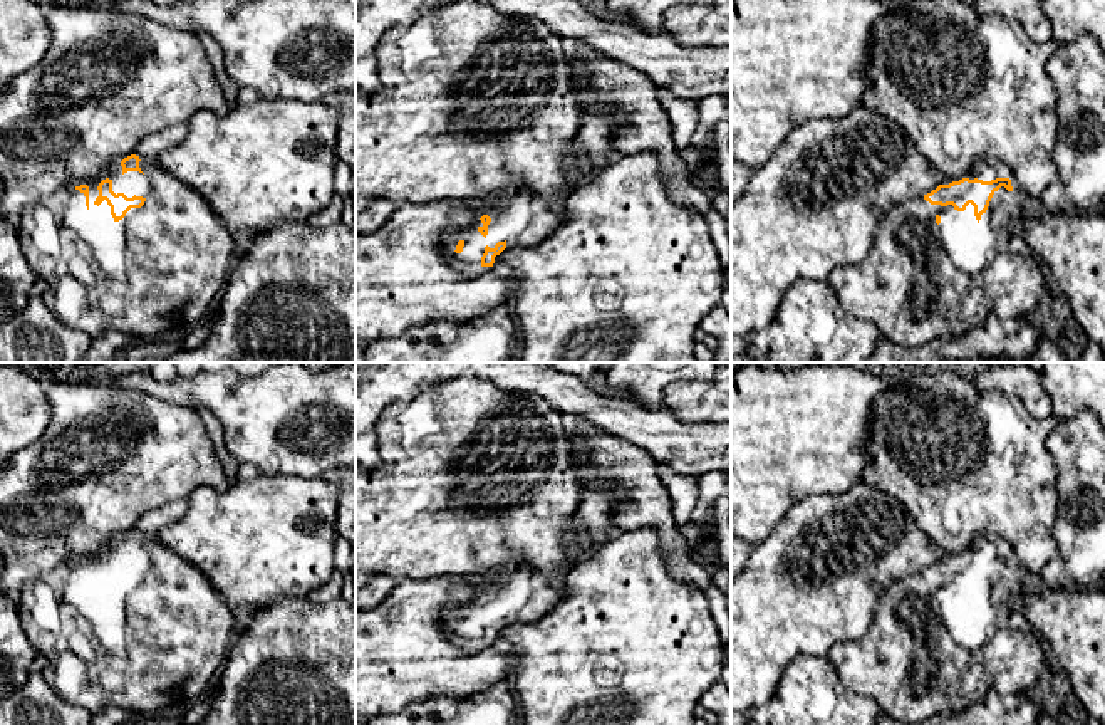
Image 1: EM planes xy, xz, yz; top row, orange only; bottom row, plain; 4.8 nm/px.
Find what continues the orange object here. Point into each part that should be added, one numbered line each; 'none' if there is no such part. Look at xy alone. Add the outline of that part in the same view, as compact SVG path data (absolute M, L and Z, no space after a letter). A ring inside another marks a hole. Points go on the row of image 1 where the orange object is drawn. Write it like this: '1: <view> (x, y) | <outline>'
1: xy (163, 266) | M124 158L116 159L101 173L97 173L92 180L69 185L59 196L52 200L27 206L17 218L17 233L20 240L20 248L29 265L47 285L47 290L42 297L47 309L50 309L65 326L79 329L89 334L91 337L97 337L109 329L116 329L131 336L136 341L151 341L153 337L173 327L181 326L191 329L193 326L203 324L213 316L215 300L221 297L228 284L228 277L233 270L235 238L233 233L221 223L218 213L206 203L206 200L196 190L181 183L161 166L151 164L143 159L139 161L139 171L124 173L121 166L122 159ZM106 178L112 181L112 191L116 195L124 193L127 198L132 198L134 195L143 196L146 200L144 205L141 208L131 208L122 220L116 222L111 215L111 206L106 200L99 206L94 203L99 196L97 186Z

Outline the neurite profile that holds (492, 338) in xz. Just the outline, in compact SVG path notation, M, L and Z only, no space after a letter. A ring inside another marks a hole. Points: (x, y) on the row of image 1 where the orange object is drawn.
M506 302L473 321L434 321L389 341L364 344L366 362L510 362L518 356L516 324Z

